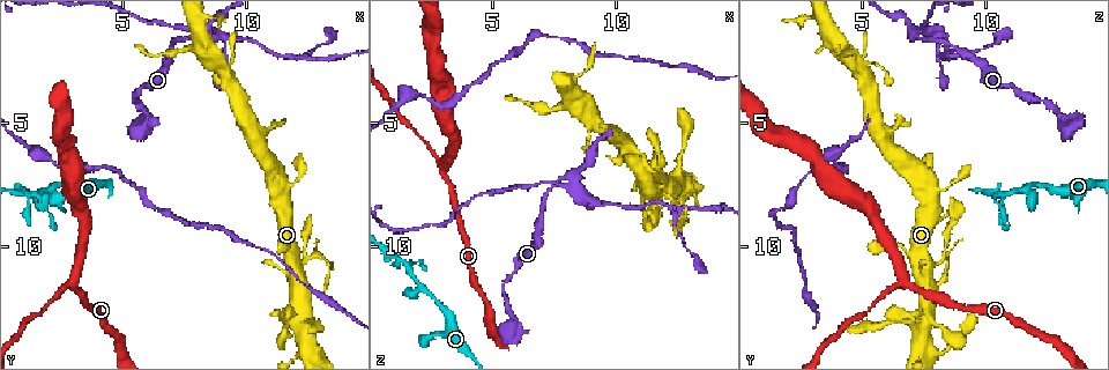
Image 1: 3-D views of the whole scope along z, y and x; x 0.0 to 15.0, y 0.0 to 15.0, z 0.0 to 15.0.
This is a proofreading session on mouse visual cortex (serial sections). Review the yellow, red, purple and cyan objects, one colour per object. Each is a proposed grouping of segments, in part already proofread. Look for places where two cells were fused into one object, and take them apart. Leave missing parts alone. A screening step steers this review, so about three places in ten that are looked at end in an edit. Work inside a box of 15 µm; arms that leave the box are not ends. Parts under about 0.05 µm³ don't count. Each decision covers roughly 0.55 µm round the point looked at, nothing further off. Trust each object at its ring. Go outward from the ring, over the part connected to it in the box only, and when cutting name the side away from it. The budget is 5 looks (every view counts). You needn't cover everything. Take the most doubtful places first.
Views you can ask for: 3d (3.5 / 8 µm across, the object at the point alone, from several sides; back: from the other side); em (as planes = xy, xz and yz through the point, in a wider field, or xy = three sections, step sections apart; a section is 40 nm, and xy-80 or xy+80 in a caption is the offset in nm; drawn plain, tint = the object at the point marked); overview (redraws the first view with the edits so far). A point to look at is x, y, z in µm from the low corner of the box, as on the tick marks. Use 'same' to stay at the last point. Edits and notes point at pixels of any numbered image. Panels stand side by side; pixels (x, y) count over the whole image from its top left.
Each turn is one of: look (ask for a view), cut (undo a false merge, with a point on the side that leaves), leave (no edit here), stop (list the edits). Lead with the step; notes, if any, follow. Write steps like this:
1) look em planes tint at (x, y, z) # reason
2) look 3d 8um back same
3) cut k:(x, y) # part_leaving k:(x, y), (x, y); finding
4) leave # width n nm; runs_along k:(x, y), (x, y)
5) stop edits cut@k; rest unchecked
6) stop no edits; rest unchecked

look 3d 3.5um at (8.3, 1.3, 7.5) # sudden change in width

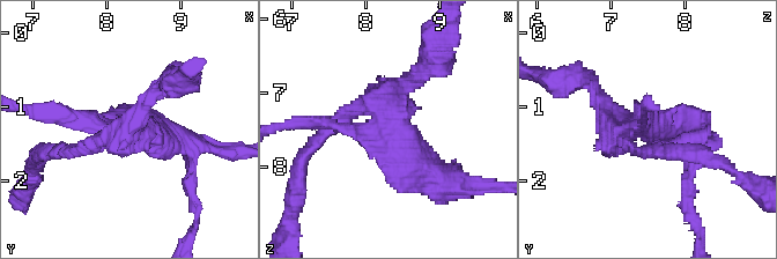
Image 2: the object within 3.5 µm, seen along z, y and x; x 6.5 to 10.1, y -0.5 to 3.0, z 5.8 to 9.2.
look em xy step 2 tint at (8.30, 1.25, 7.45) # shape alone is not enough

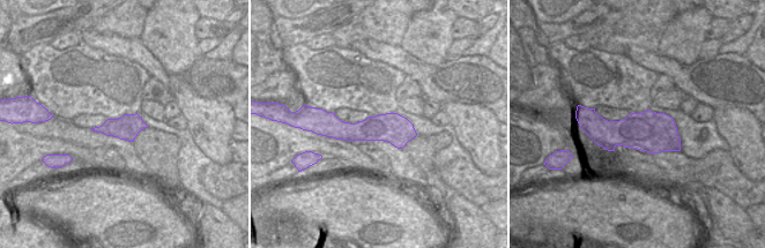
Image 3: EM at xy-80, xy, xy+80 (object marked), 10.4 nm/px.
cut 2:(675, 120) # part_leaving 2:(386, 120), (422, 168), (468, 183); two cells meet here

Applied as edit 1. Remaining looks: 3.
look 3d 3.5um at (1.5, 7.9, 10.5) # sharp bend

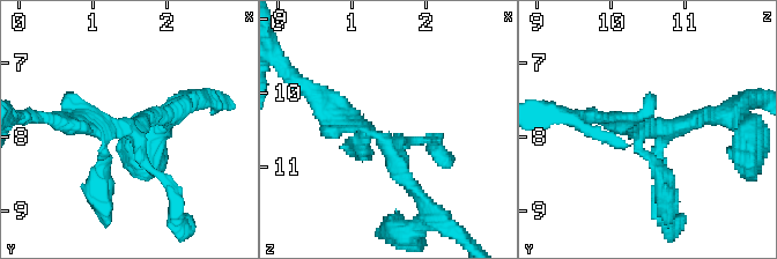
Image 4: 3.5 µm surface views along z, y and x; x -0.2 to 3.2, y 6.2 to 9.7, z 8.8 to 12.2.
look em planes tint at (1.40, 7.90, 10.65)

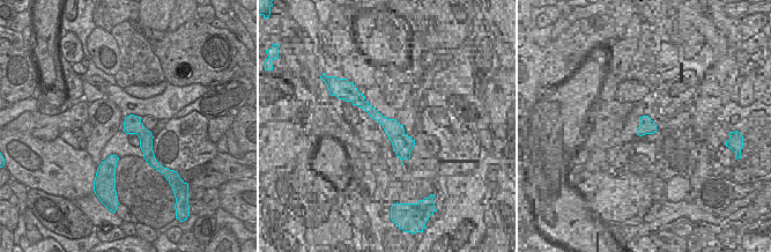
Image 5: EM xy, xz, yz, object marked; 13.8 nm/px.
leave # one cell here

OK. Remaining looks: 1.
stop edits cut@2; rest unchecked

